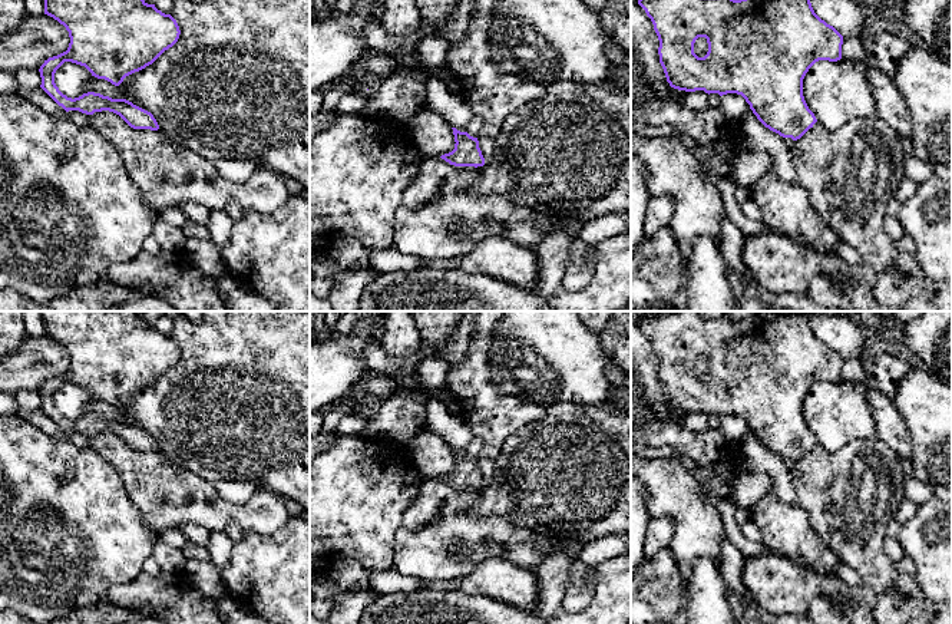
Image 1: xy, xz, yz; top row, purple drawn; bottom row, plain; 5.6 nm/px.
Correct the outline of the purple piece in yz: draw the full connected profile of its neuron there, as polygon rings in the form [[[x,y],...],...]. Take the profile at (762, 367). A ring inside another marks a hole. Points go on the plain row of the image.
[[[667,311],[638,321],[654,346],[660,361],[658,376],[667,403],[671,409],[685,413],[741,416],[757,440],[783,459],[800,460],[817,443],[803,417],[803,400],[819,382],[837,383],[842,380],[843,357],[813,331],[804,311],[754,311],[740,321],[728,316],[701,318],[698,311]],[[705,359],[708,373],[704,379],[694,374],[694,364]]]

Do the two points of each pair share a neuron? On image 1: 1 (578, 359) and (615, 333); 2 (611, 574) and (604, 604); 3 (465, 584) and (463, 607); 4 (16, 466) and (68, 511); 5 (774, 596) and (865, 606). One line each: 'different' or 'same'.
1: different
2: same
3: different
4: same
5: same

